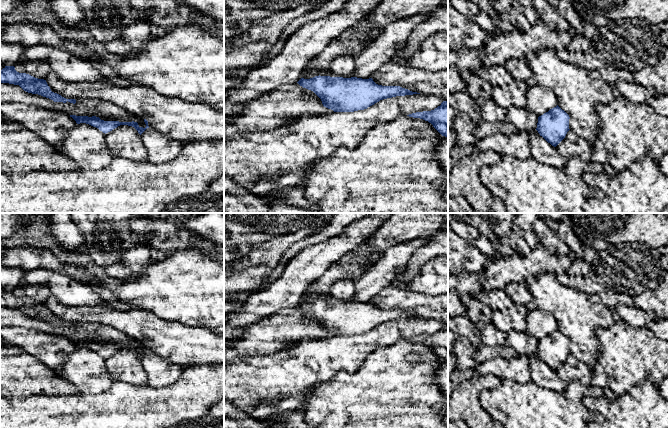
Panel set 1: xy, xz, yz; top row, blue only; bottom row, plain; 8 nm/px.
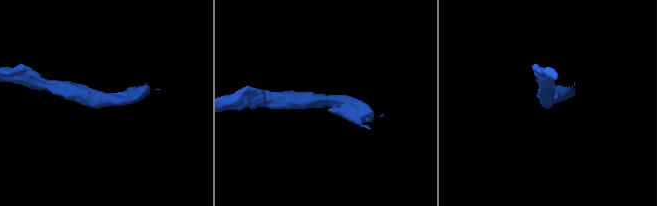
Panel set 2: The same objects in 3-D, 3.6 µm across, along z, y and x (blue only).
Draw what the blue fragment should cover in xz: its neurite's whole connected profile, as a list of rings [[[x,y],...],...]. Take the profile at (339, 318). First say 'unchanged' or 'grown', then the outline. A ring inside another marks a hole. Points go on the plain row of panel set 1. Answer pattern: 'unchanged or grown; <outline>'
unchanged; [[[319,299],[310,303],[301,302],[297,307],[313,315],[321,323],[323,330],[334,336],[364,334],[383,323],[420,318],[400,310],[378,309],[372,302]]]

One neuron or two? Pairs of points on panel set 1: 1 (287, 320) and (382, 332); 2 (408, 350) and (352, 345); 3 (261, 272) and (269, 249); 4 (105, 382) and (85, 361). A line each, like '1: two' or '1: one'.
1: two
2: two
3: two
4: one

